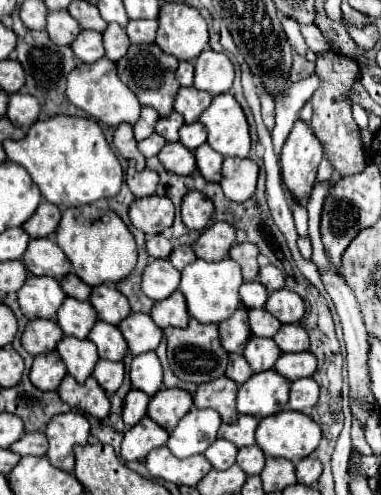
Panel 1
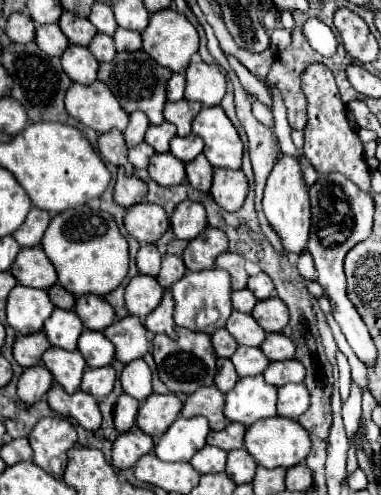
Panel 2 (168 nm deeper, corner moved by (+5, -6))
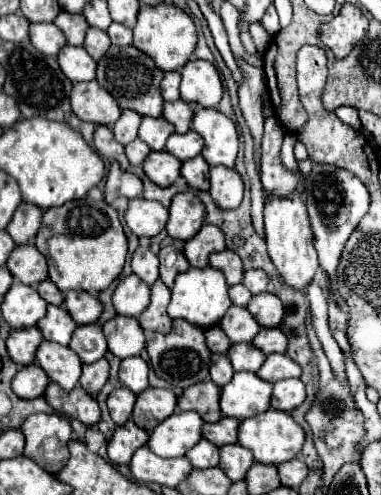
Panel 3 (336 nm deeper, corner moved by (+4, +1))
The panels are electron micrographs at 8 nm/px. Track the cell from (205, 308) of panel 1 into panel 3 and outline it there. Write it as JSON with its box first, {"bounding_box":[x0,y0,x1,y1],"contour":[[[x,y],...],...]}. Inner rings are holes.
{"bounding_box":[168,267,232,329],"contour":[[[190,267],[186,273],[180,273],[174,281],[172,287],[172,299],[168,305],[168,315],[172,319],[186,319],[196,327],[208,329],[220,323],[220,319],[224,317],[224,313],[228,311],[228,307],[232,305],[230,297],[228,297],[228,285],[226,279],[222,277],[220,269],[214,267]]]}

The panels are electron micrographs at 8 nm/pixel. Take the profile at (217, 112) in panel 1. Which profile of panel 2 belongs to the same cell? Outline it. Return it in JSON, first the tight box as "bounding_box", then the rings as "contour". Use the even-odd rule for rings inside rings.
{"bounding_box":[193,106,243,168],"contour":[[[221,106],[203,108],[193,120],[193,132],[203,138],[203,154],[213,168],[241,168],[243,142]]]}

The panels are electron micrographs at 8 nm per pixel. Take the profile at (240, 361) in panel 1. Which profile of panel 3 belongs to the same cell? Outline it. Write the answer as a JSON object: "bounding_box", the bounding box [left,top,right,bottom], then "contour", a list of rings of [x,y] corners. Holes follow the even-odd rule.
{"bounding_box":[210,355,234,387],"contour":[[[212,355],[212,365],[210,365],[210,377],[218,387],[224,387],[226,383],[230,383],[234,375],[234,369],[230,365],[228,355]]]}

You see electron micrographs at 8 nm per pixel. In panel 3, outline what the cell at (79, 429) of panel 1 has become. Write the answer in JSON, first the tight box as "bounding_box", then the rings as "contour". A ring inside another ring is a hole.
{"bounding_box":[22,413,72,473],"contour":[[[36,413],[26,417],[22,423],[22,433],[26,437],[24,455],[34,463],[42,465],[48,473],[58,473],[68,461],[68,447],[72,427],[62,415]]]}

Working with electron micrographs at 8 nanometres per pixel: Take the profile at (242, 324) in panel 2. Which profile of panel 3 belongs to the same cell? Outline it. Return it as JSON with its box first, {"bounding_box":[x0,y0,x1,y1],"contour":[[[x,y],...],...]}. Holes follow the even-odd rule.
{"bounding_box":[220,305,262,343],"contour":[[[232,305],[226,315],[220,321],[220,327],[224,329],[224,333],[230,337],[230,341],[240,343],[240,341],[252,341],[258,331],[262,329],[258,325],[258,321],[254,321],[252,313],[246,307],[236,307]]]}

